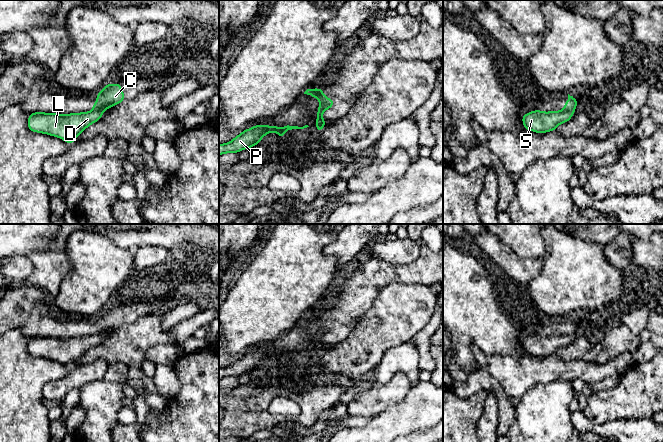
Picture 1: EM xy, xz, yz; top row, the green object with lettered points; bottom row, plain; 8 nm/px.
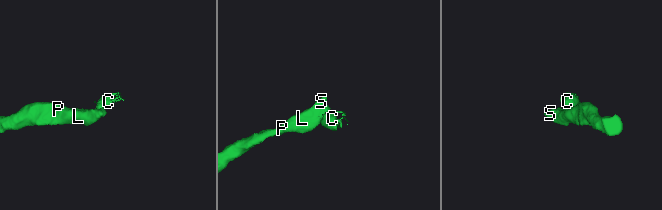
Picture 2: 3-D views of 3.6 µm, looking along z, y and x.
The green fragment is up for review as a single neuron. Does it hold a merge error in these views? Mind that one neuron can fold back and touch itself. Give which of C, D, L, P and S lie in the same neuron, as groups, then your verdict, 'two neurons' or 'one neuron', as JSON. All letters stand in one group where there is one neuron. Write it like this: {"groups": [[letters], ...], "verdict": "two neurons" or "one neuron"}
{"groups": [["C"], ["D", "L", "P", "S"]], "verdict": "two neurons"}

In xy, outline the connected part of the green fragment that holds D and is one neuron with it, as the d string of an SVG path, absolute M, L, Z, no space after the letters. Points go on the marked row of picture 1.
M101 110L72 114L35 112L28 117L28 129L61 138L72 145L76 137L102 117Z

